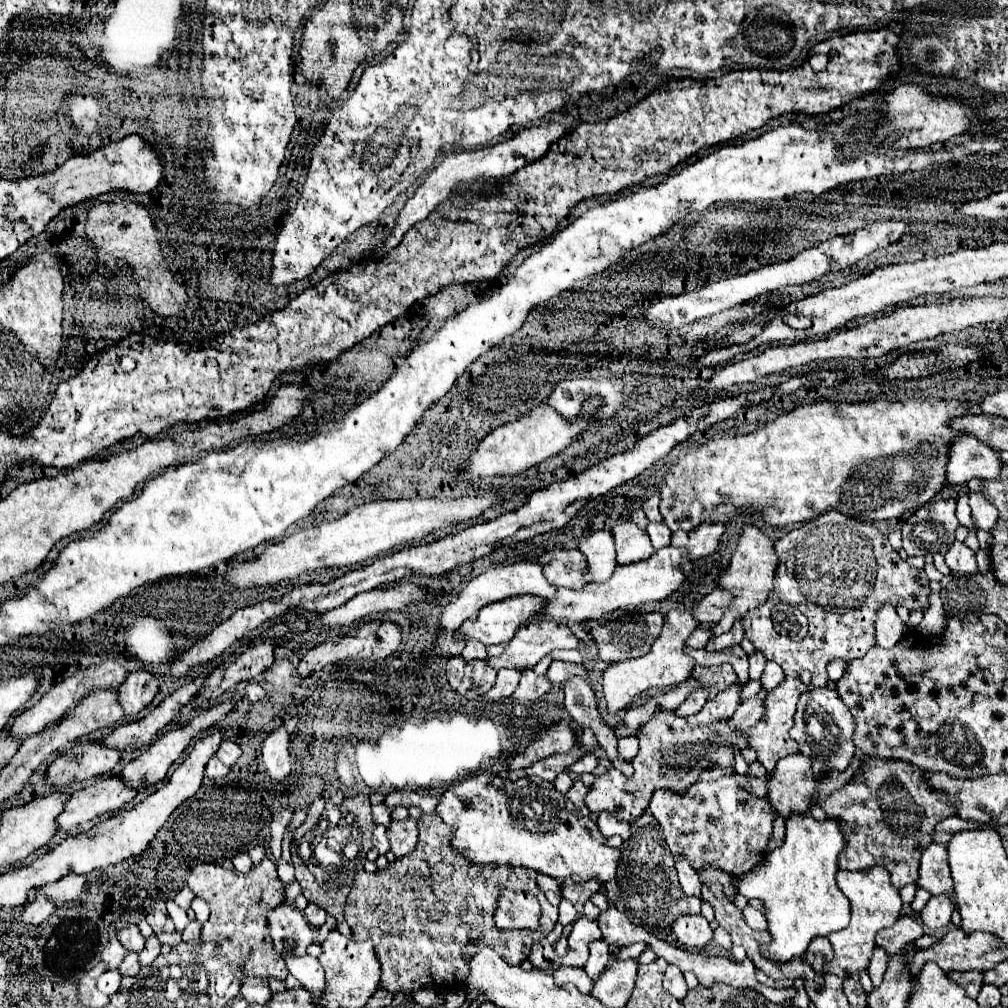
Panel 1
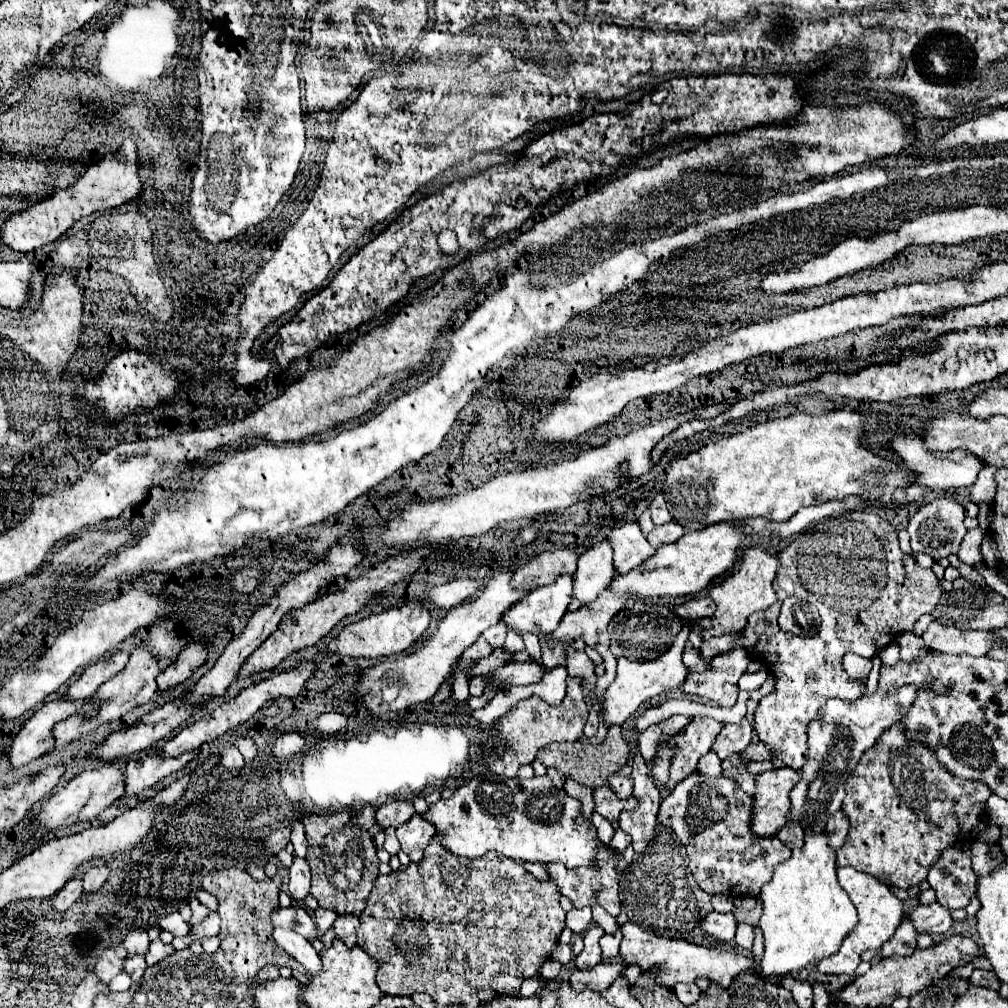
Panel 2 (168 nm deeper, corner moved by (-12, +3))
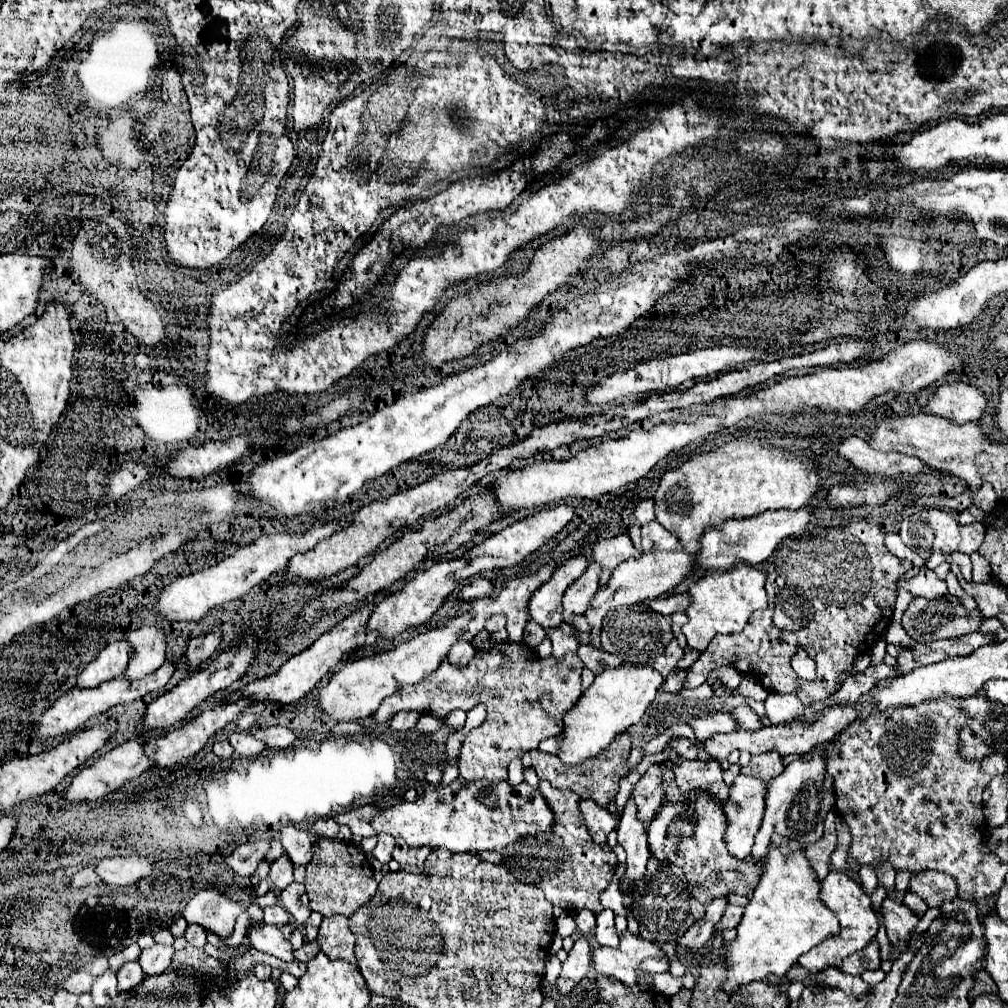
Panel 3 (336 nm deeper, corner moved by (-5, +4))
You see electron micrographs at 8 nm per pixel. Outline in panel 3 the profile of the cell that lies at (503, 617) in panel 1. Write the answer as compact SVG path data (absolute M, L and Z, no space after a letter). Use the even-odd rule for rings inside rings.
M573 557L565 561L553 577L541 585L529 599L529 619L541 625L543 629L559 627L563 621L563 607L561 607L561 595L565 589L585 571L587 559L585 557Z

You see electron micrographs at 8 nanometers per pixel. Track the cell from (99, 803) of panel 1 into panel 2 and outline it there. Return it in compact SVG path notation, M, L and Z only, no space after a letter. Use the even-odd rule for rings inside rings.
M194 750L194 752L186 752L178 758L168 758L162 752L148 752L138 758L132 758L130 764L126 764L126 768L124 768L126 794L138 794L146 788L152 788L156 782L160 782L168 774L184 768L198 754L200 754L200 750Z

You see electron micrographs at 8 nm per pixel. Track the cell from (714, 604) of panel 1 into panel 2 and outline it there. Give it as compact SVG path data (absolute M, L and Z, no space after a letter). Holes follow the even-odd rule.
M700 596L700 598L692 598L692 600L676 606L674 612L680 620L698 620L698 618L712 616L714 608L716 608L716 604L712 602L710 596Z

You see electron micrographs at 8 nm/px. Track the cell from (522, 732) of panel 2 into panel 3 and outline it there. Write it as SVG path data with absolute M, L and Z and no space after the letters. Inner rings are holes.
M485 641L477 647L475 659L471 659L465 669L455 669L443 661L429 681L425 679L425 683L401 687L381 703L373 717L383 723L399 711L413 709L445 717L453 709L469 711L483 701L487 705L487 719L461 743L463 747L457 759L459 773L467 781L507 779L509 761L521 759L523 753L537 749L543 739L563 733L565 713L569 713L583 695L581 669L583 663L577 653L565 655L563 661L555 661L553 657L539 659L521 643L509 647L507 643Z

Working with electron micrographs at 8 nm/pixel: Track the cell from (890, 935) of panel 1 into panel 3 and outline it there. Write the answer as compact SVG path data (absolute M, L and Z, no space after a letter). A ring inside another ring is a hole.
M873 939L865 949L863 949L863 965L867 969L877 969L877 965L881 963L879 959L879 941Z

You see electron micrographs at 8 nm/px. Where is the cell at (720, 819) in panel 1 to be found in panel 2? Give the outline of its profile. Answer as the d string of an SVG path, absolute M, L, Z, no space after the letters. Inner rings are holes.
M694 772L686 780L682 780L666 798L662 798L658 822L670 828L684 844L690 870L694 874L694 880L698 886L708 894L726 894L726 896L758 896L760 888L772 878L772 872L776 864L788 860L790 850L774 836L774 838L758 838L750 830L750 818L752 818L752 798L746 796L738 784L730 778L718 776L704 776Z

